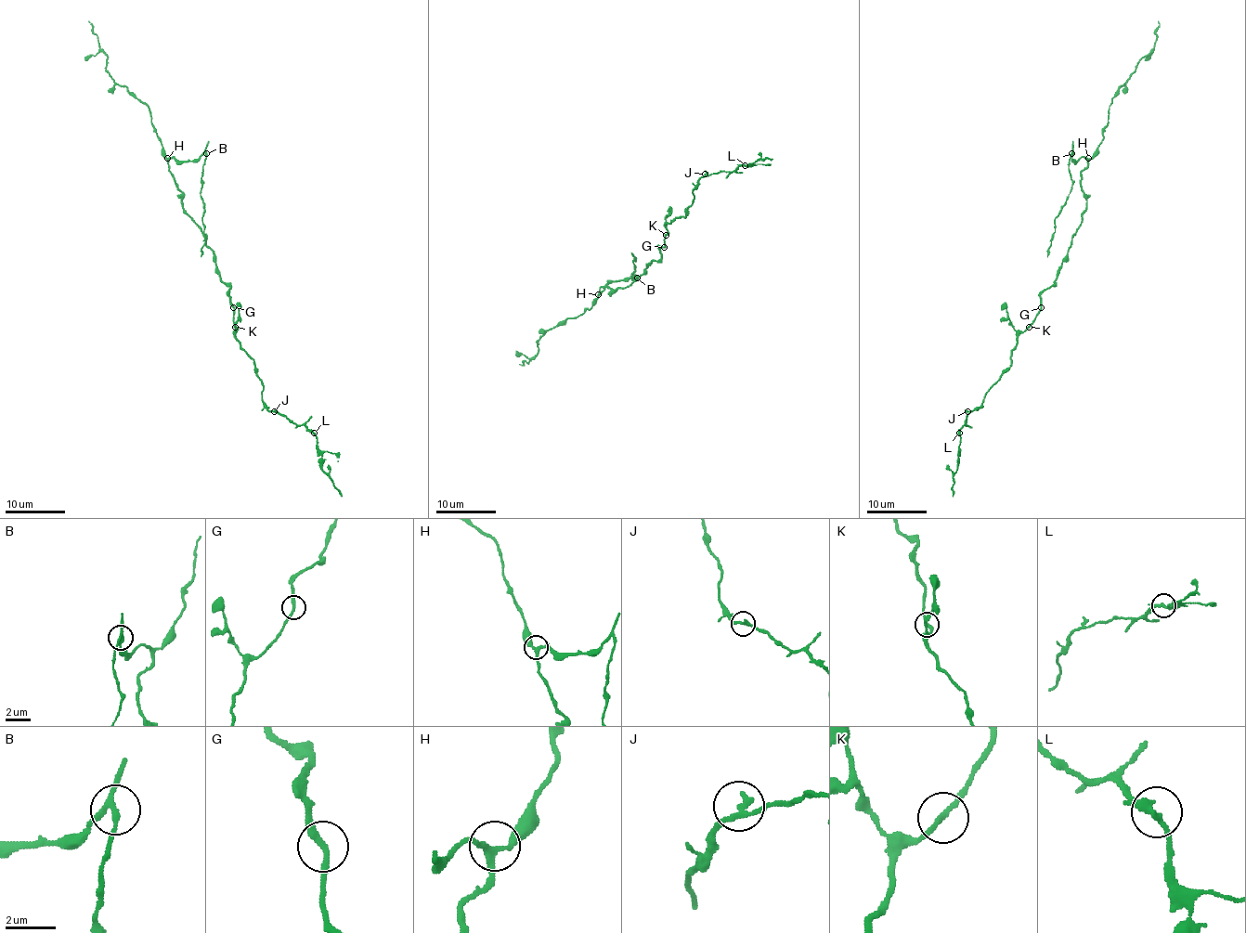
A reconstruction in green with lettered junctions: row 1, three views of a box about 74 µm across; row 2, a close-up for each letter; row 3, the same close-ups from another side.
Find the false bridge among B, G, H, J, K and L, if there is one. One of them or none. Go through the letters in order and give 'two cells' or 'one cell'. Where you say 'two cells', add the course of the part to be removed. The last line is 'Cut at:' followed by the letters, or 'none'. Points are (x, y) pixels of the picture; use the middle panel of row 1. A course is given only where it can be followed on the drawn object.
B: two cells | (637, 278), (634, 274), (632, 278), (631, 274), (634, 271), (632, 261), (636, 259), (631, 252)
G: one cell
H: one cell
J: one cell
K: one cell
L: one cell
Cut at: B

